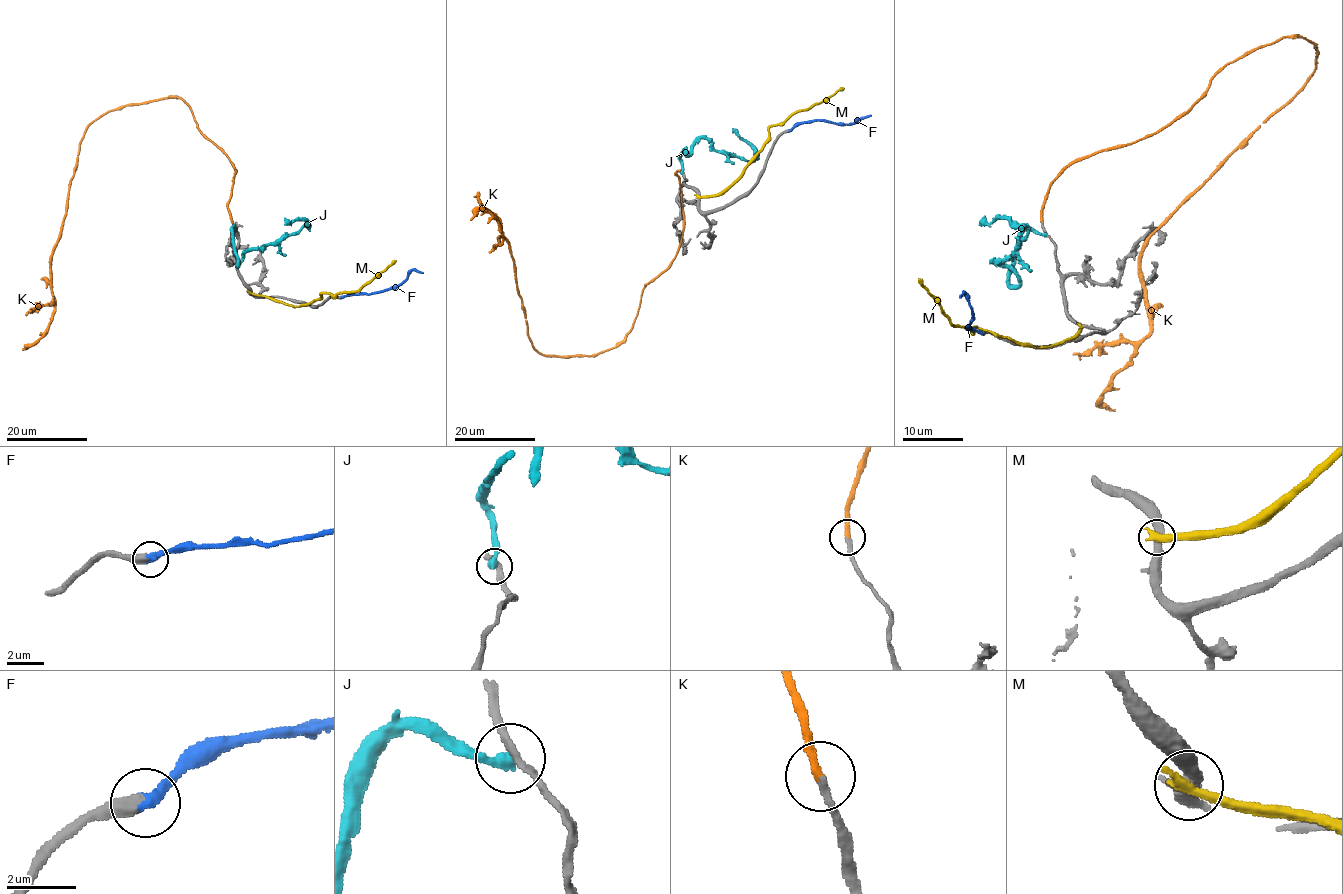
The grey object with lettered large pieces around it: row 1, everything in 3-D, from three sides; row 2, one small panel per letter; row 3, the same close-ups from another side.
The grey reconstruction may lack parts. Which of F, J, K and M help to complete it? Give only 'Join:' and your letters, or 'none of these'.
Join: F, K

